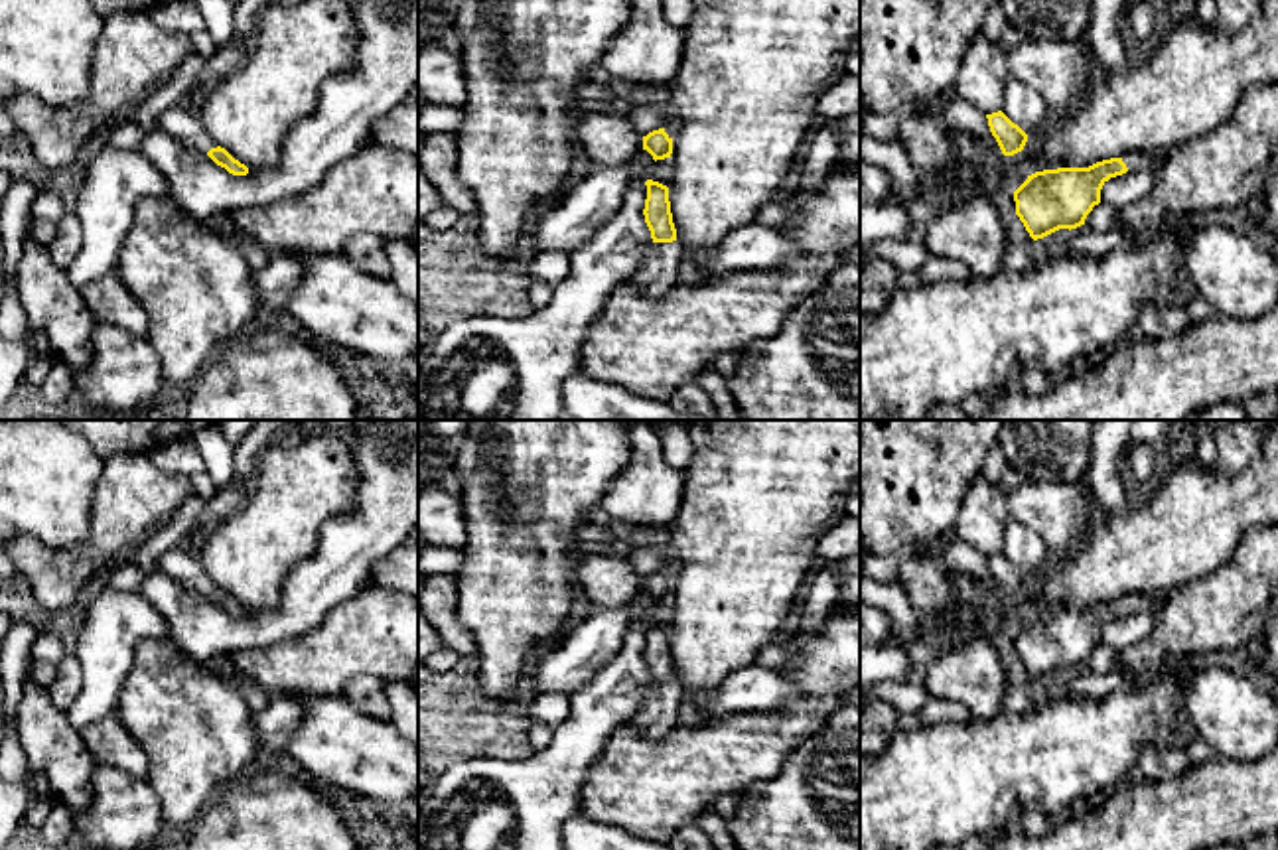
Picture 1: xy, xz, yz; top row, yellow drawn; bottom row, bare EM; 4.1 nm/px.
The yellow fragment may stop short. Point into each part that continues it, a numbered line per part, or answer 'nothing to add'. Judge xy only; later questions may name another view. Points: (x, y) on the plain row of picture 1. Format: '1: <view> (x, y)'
1: xy (184, 565)

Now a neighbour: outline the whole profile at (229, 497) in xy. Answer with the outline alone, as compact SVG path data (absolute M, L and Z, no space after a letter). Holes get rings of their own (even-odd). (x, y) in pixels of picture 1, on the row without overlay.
M233 479L227 485L217 487L217 493L209 499L207 507L203 509L197 525L189 531L187 538L181 546L191 548L193 542L201 540L209 534L223 519L233 515L237 509L243 507L250 491L250 485Z

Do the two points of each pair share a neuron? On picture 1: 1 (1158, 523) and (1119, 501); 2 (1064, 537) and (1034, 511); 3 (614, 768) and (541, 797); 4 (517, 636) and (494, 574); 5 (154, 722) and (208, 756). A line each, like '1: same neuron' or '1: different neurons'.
1: different neurons
2: same neuron
3: different neurons
4: same neuron
5: same neuron

